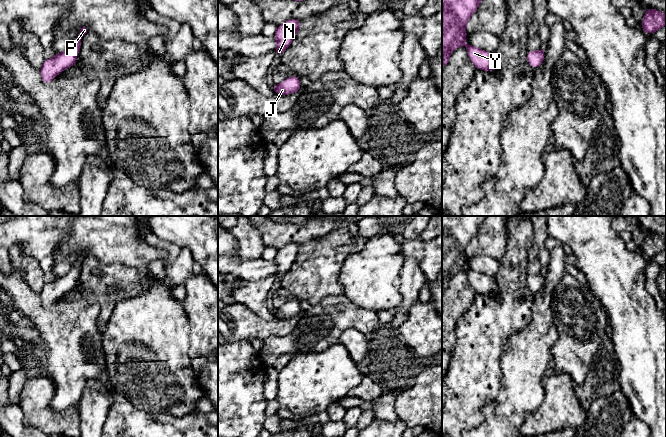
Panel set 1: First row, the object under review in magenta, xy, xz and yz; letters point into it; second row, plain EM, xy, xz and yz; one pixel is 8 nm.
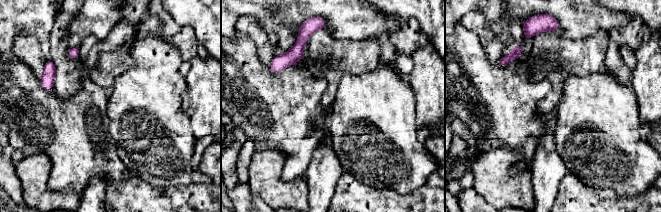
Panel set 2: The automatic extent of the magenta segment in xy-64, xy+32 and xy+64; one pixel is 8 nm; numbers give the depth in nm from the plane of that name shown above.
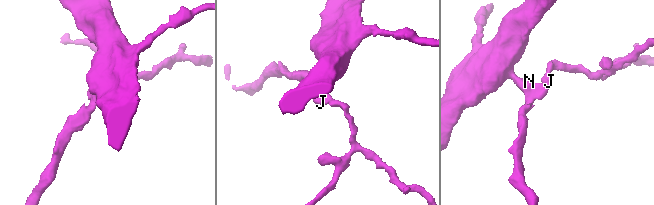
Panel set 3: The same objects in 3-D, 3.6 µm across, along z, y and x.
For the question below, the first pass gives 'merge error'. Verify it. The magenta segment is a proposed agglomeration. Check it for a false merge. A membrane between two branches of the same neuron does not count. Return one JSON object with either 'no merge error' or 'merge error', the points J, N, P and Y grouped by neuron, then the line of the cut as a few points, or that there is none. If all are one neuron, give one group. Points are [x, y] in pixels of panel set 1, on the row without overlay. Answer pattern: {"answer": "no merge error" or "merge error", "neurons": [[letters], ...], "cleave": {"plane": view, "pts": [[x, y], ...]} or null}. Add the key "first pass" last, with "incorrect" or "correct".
{"answer": "no merge error", "neurons": [["J", "N", "P", "Y"]], "cleave": null, "first pass": "incorrect"}

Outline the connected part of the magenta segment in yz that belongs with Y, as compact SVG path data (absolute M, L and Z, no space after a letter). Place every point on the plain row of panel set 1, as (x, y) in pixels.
M466 269L468 280L477 293L484 295L494 295L497 292L497 284L492 277L472 270Z

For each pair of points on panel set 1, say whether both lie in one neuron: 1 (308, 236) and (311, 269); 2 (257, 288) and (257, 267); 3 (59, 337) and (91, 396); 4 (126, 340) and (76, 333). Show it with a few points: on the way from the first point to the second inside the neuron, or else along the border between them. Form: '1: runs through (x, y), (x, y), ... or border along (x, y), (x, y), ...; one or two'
1: border along (330, 231), (306, 244); two
2: border along (273, 277), (243, 280); two
3: border along (106, 376), (92, 378), (87, 382), (77, 407); two
4: border along (101, 330), (101, 346), (106, 359); two

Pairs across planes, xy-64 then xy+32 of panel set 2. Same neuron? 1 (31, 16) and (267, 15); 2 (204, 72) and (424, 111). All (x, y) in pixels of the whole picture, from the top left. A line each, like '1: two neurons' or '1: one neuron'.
1: one neuron
2: one neuron

